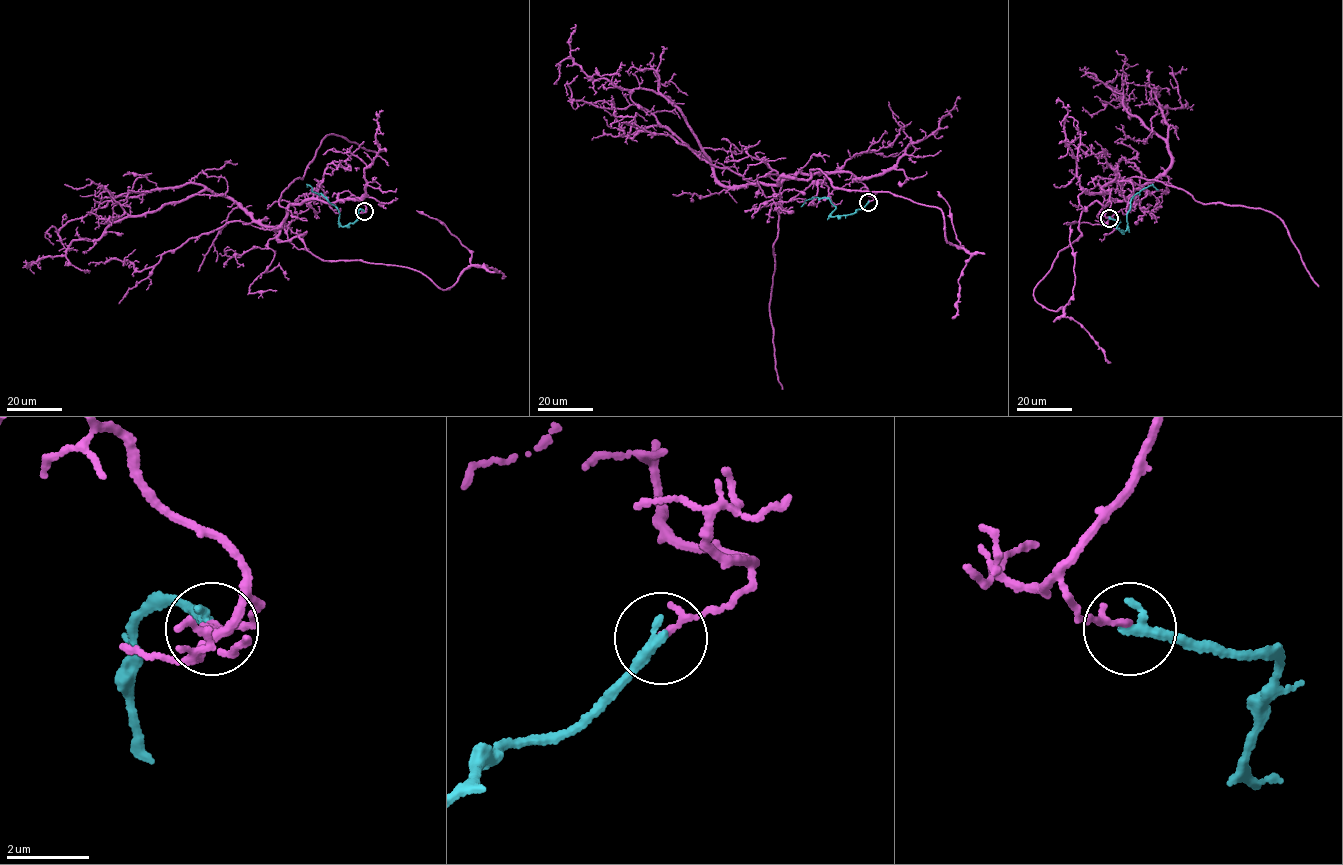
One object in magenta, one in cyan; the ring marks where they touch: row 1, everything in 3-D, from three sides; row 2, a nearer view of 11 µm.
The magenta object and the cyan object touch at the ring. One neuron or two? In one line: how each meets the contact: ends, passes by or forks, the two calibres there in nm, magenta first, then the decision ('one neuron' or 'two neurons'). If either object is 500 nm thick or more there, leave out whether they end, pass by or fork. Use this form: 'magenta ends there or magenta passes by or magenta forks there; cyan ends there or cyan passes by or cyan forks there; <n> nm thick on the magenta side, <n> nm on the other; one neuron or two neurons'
magenta ends there; cyan ends there; 150 nm thick on the magenta side, 280 nm on the other; two neurons

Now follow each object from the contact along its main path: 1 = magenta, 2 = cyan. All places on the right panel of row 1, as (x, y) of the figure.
1: (1109, 218), (1101, 189), (1122, 178), (1124, 199), (1082, 212), (1038, 283), (1055, 311), (1074, 285), (1071, 226)
2: (1109, 218), (1119, 220), (1117, 228), (1124, 231), (1132, 198), (1151, 185), (1158, 190)

